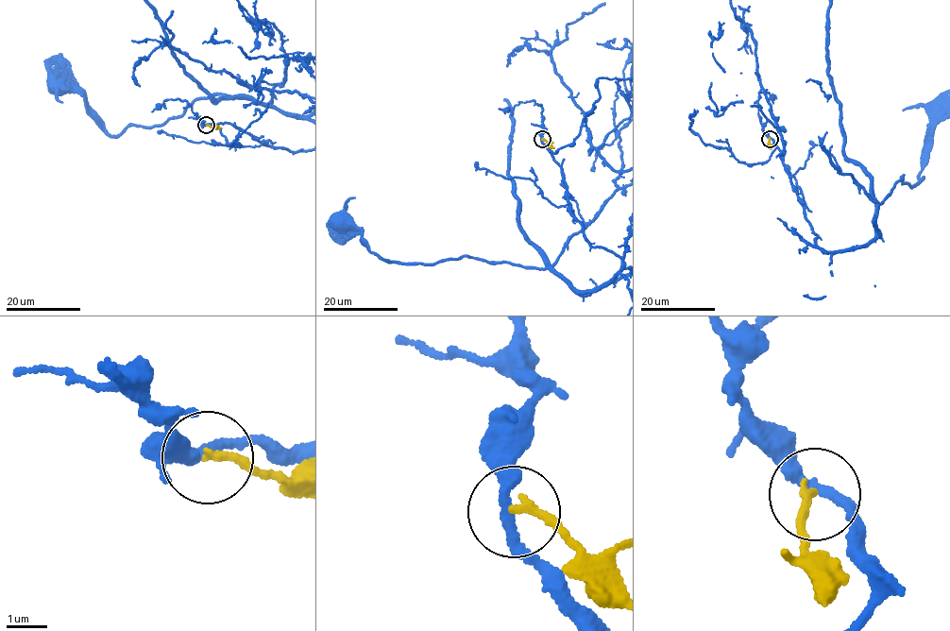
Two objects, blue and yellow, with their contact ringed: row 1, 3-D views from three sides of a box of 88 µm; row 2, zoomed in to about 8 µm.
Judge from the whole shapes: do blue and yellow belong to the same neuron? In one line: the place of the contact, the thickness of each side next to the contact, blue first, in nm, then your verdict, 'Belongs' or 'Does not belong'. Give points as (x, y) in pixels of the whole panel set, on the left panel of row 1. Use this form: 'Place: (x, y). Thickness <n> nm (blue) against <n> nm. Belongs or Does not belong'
Place: (206, 125). Thickness 280 nm (blue) against 200 nm. Does not belong

